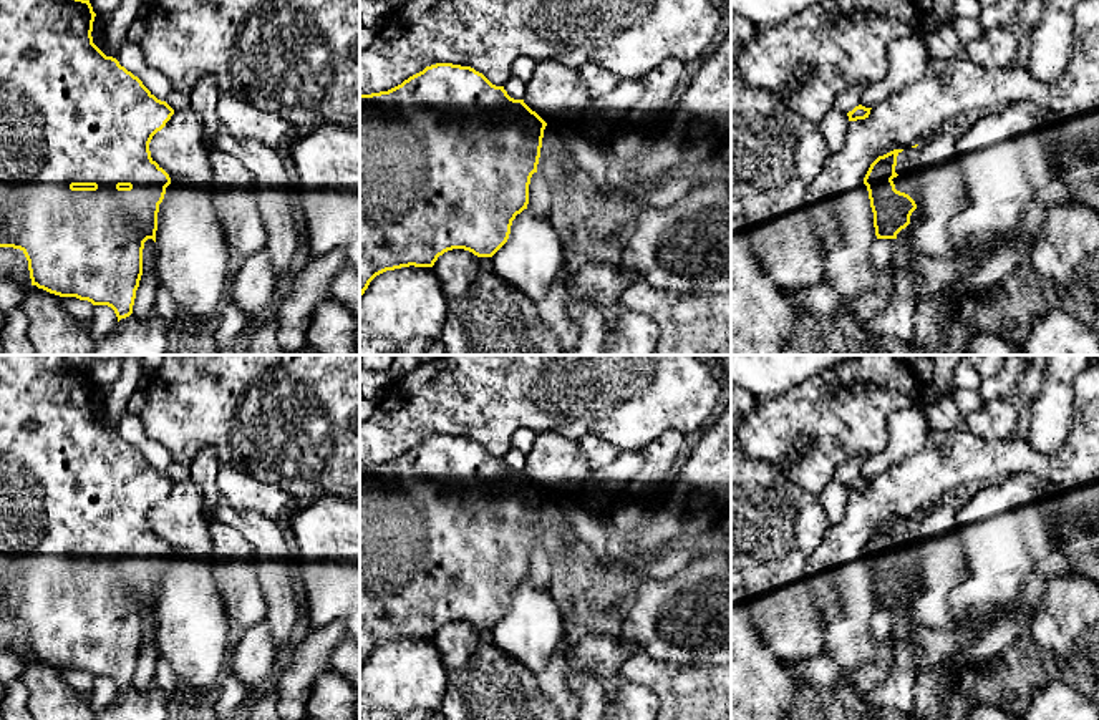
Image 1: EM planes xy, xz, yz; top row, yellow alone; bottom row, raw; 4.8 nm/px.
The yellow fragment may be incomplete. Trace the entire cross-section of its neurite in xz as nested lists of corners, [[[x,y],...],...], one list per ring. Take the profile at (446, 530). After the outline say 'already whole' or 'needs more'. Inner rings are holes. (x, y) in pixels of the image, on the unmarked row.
[[[453,435],[426,438],[388,463],[360,466],[360,669],[376,647],[409,637],[433,639],[439,627],[453,620],[492,629],[507,614],[516,587],[527,581],[529,556],[537,544],[545,498],[547,494],[524,471],[511,469],[504,458],[492,456],[474,440]]]; already whole

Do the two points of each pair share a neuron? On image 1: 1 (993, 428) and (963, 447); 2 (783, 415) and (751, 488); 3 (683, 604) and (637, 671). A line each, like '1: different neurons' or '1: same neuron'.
1: different neurons
2: different neurons
3: different neurons

